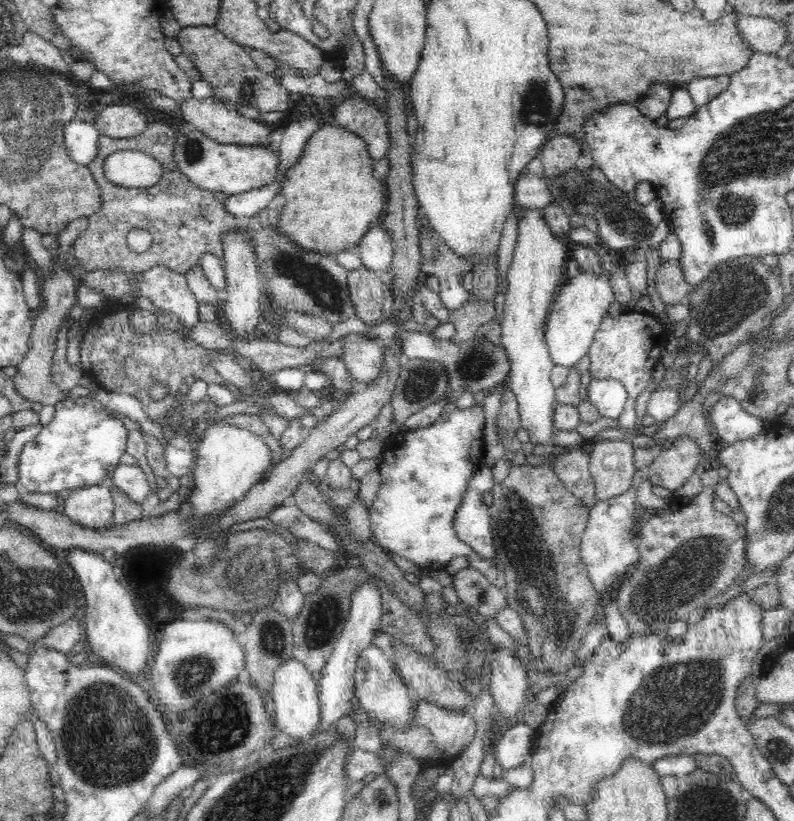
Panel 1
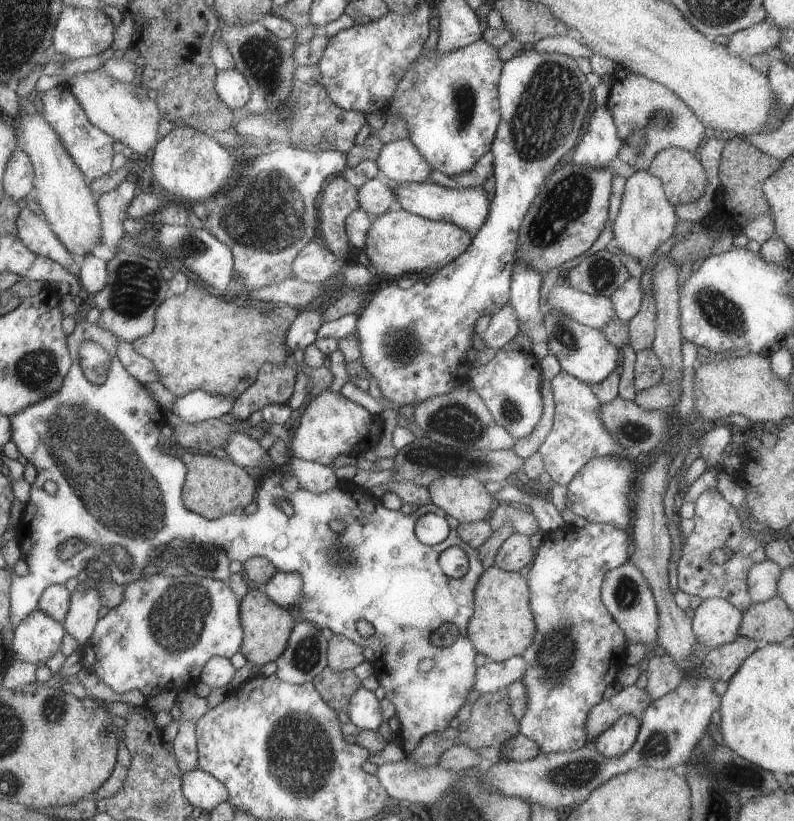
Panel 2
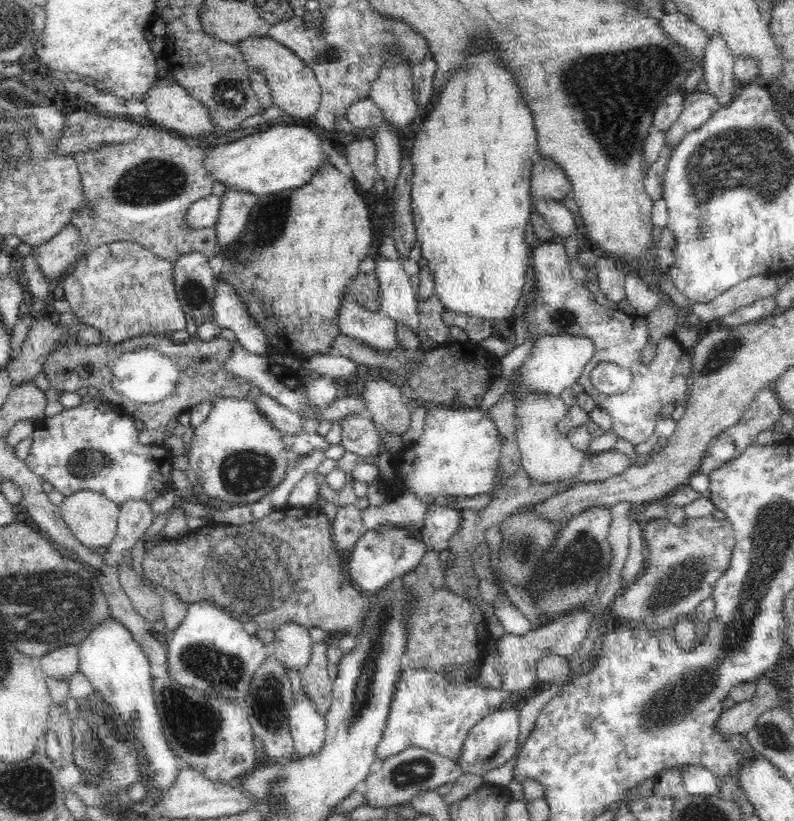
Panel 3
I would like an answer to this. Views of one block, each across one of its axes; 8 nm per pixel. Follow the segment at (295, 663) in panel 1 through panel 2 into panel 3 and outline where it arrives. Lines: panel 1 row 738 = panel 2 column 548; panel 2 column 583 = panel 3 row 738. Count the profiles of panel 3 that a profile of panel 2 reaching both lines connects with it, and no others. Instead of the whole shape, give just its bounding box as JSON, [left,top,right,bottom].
[289,688,326,756]

